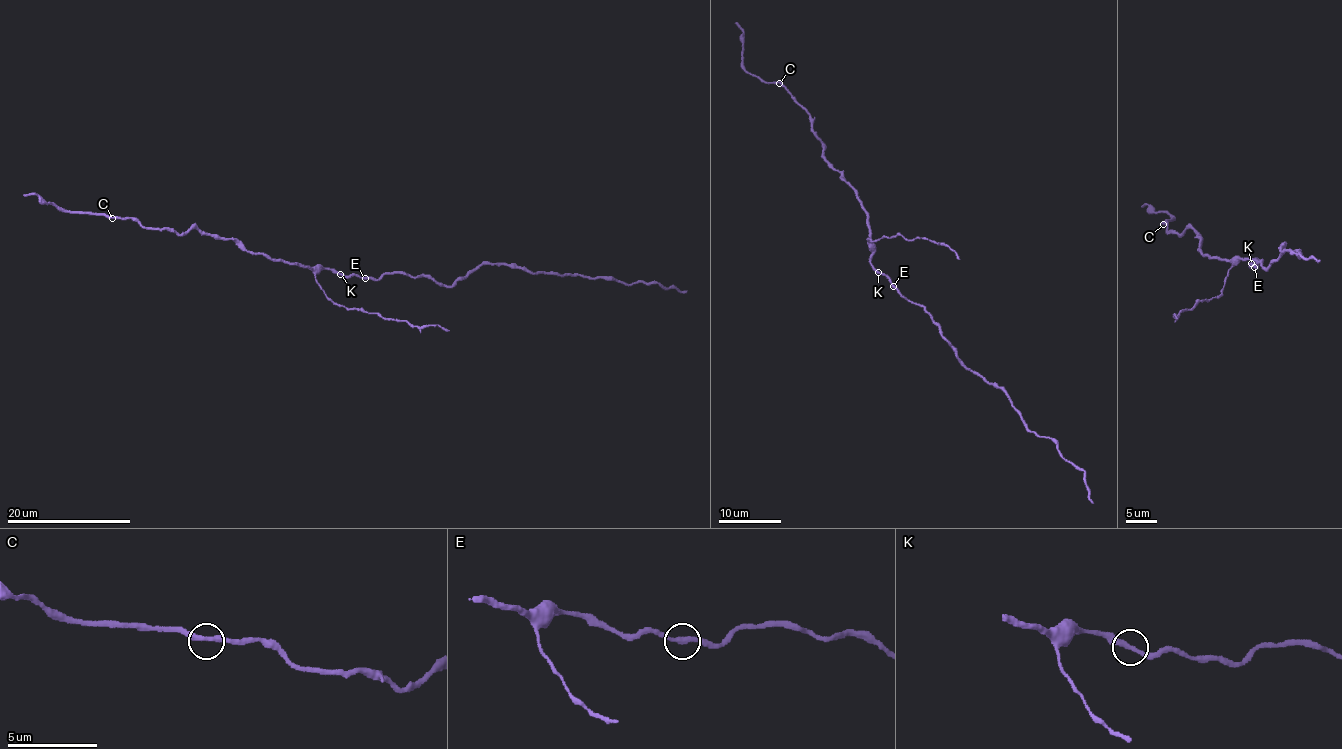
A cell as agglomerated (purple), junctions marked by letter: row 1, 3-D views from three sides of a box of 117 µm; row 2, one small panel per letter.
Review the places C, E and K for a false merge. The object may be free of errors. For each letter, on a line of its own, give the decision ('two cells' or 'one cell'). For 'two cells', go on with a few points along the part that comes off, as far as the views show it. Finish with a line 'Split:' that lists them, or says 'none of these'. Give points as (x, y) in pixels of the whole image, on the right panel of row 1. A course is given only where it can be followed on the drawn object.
C: one cell
E: one cell
K: one cell
Split: none of these

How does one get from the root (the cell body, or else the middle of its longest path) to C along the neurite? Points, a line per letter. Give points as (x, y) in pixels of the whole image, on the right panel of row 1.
C: (1253, 265), (1250, 258), (1208, 258), (1191, 227), (1179, 234), (1167, 232), (1163, 224)

